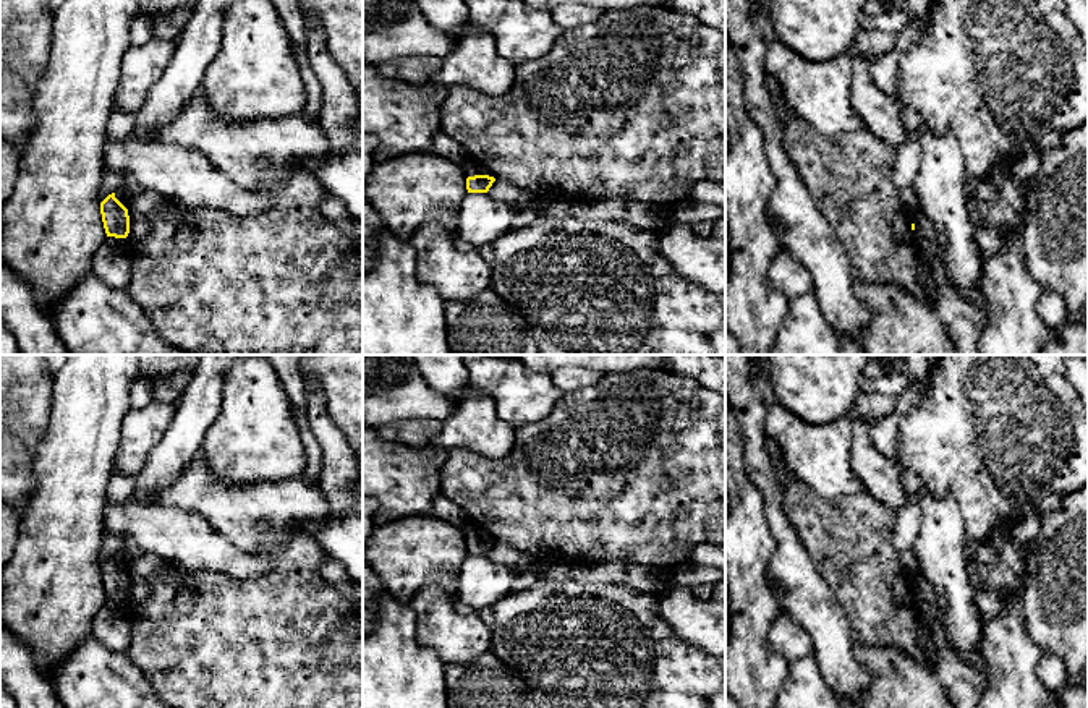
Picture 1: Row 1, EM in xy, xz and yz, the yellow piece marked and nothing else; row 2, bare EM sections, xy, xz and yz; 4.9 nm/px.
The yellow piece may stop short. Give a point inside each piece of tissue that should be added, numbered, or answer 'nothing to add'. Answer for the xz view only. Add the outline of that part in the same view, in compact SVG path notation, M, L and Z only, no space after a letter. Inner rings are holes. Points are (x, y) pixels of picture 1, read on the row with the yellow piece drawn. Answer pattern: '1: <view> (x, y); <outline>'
1: xz (471, 169); M468 162L465 167L463 167L463 172L465 172L465 177L474 177L474 175L489 175L492 177L492 173L489 173L481 164L476 164L476 162Z

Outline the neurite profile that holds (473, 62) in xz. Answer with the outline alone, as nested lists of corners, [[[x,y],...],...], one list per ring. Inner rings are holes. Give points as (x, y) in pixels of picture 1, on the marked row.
[[[468,26],[455,47],[442,58],[431,83],[455,87],[465,86],[487,96],[504,96],[515,81],[515,63],[502,58],[492,36]]]

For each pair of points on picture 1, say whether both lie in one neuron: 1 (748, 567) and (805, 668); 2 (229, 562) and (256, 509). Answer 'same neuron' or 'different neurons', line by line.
1: different neurons
2: different neurons

